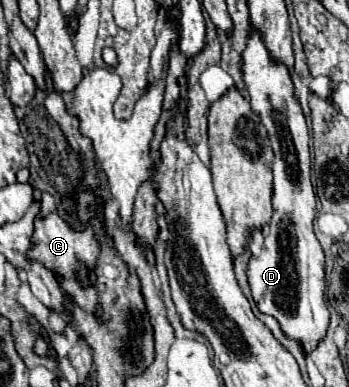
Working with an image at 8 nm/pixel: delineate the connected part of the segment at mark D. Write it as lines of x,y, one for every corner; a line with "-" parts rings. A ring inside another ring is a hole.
251,28
247,46
241,54
241,76
251,108
269,130
269,140
275,152
273,218
265,232
265,248
261,256
251,258
247,266
247,278
259,310
277,318
283,332
309,352
325,336
329,324
329,310
325,306
325,258
321,244
313,234
317,198
311,186
309,132
299,98
295,96
289,68
271,56
263,42
263,34
257,28

